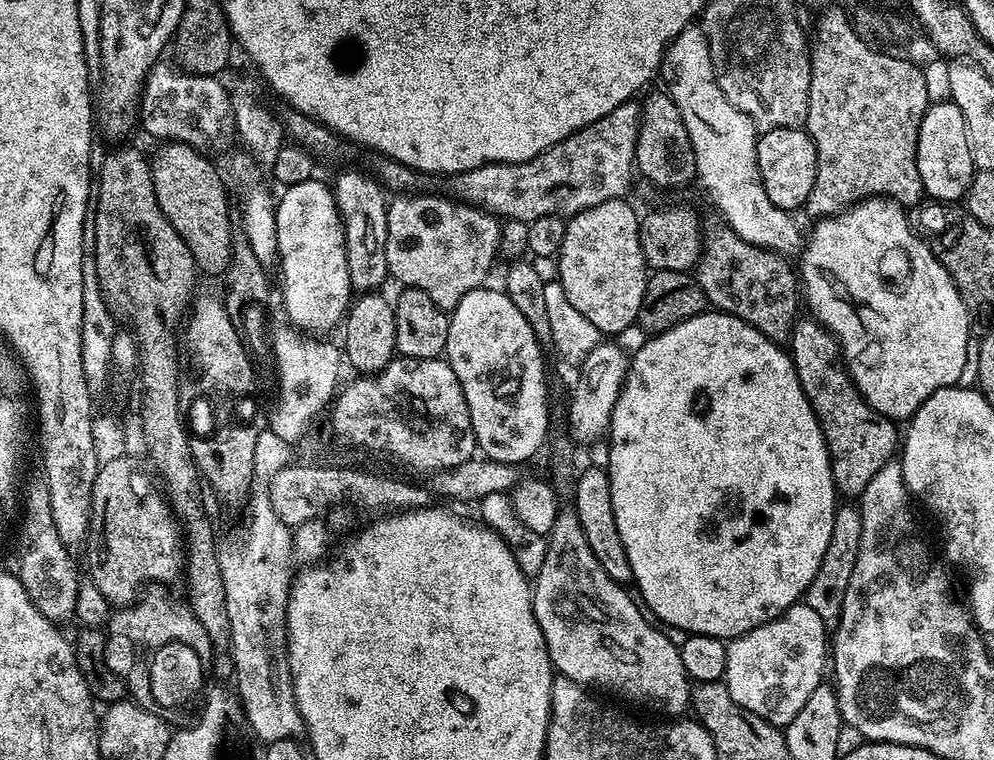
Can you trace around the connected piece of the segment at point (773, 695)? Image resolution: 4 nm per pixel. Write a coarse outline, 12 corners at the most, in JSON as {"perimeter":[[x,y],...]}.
{"perimeter":[[806,603],[727,641],[730,698],[787,726],[825,679]]}

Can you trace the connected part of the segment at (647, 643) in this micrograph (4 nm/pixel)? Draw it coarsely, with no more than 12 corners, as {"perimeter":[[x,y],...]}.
{"perimeter":[[559,509],[532,584],[553,669],[652,709],[679,647]]}

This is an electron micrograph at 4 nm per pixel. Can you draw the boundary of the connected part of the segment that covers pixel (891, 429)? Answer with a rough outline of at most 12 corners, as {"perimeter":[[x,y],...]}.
{"perimeter":[[797,319],[786,348],[837,493],[863,492],[902,444],[839,340]]}

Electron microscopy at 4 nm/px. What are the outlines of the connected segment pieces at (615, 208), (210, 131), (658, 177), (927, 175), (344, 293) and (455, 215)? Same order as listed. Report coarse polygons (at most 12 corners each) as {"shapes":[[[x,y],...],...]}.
{"shapes":[[[627,199],[566,223],[567,306],[616,338],[650,269]],[[158,62],[138,124],[156,142],[211,153],[233,133],[215,76]],[[667,91],[642,100],[635,171],[660,188],[697,179]],[[929,103],[918,130],[922,186],[967,193],[974,169],[962,110]],[[320,178],[278,196],[286,320],[345,319],[354,292],[344,224]],[[455,198],[388,205],[386,266],[443,312],[481,287],[501,221]]]}

